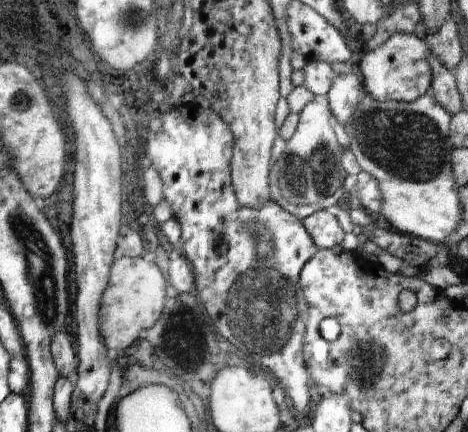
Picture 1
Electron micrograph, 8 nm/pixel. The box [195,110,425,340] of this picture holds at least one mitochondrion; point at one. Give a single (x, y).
(308, 172)

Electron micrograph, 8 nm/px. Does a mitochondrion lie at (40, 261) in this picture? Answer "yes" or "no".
yes

